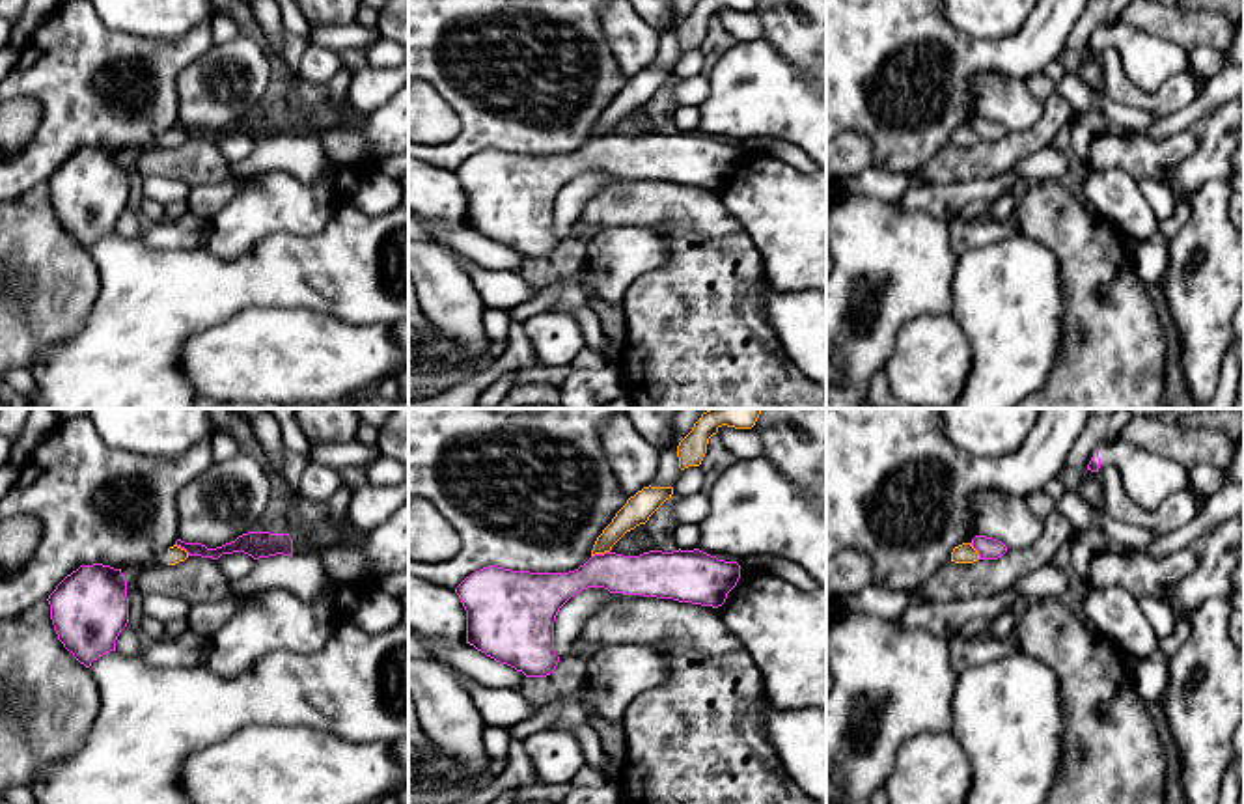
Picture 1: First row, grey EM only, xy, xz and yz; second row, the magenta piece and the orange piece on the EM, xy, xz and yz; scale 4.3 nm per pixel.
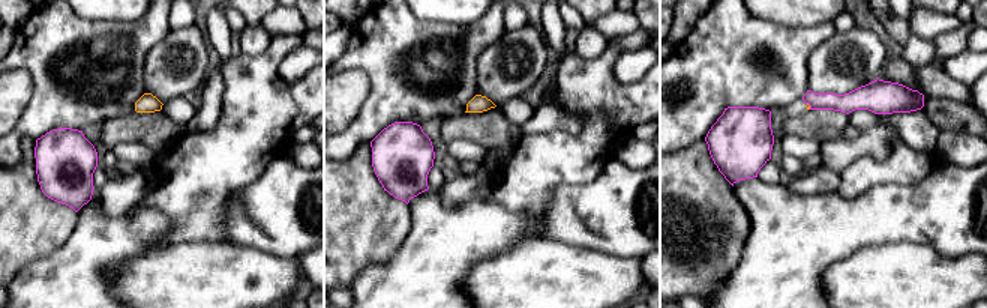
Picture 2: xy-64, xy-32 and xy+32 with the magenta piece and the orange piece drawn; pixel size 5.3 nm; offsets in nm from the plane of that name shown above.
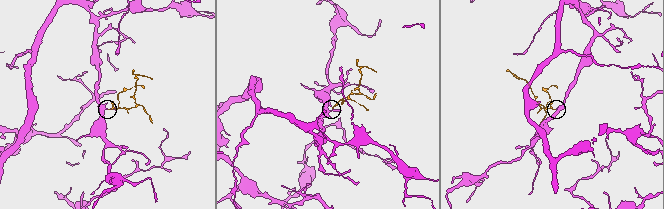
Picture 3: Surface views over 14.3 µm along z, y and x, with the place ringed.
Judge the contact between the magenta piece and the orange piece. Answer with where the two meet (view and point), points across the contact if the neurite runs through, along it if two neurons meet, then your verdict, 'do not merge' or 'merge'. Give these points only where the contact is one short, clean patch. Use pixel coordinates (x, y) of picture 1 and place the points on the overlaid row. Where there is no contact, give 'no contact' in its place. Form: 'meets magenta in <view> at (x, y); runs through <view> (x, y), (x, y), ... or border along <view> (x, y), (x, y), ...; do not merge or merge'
meets magenta in xz at (599, 554); border along xz (608, 551), (592, 556); do not merge

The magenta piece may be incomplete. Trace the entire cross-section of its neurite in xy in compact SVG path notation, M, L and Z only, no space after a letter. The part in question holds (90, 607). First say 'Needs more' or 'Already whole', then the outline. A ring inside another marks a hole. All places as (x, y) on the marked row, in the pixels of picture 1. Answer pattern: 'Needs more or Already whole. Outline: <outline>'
Already whole. Outline: M80 565L48 595L58 640L86 668L116 651L116 640L129 623L127 580L121 569Z

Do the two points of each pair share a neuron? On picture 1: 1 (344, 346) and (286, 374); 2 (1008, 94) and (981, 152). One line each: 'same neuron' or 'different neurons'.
1: same neuron
2: different neurons

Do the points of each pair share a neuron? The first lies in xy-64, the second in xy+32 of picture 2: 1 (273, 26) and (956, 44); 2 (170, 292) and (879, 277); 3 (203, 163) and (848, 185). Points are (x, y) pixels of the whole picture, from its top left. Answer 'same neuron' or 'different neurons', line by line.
1: different neurons
2: same neuron
3: same neuron

